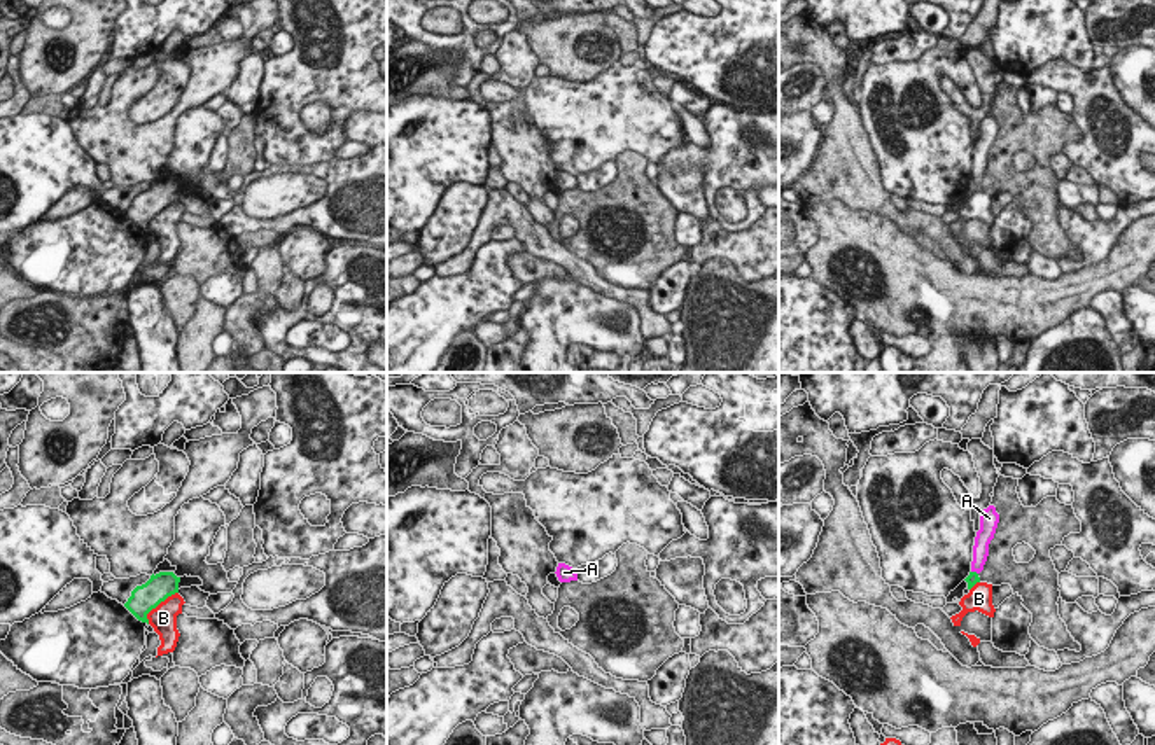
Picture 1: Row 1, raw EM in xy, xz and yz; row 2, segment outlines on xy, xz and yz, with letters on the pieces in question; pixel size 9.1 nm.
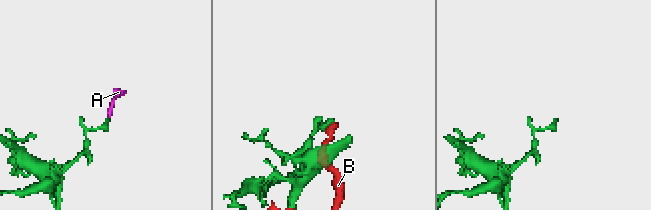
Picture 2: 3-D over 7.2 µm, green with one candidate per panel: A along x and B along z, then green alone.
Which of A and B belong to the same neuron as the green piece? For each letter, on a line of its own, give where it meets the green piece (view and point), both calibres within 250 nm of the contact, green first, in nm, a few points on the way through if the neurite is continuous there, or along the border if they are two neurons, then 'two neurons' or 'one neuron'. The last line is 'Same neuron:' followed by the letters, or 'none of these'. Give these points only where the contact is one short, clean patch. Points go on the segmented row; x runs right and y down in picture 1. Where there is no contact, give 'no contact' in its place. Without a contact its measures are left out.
A: meets green in yz at (975, 572); 120 nm thick on the green side, 160 nm on the other; border along yz (972, 570), (977, 574); two neurons
B: meets green in xy at (158, 604); 240 nm thick on the green side, 240 nm on the other; two neurons
Same neuron: none of these

